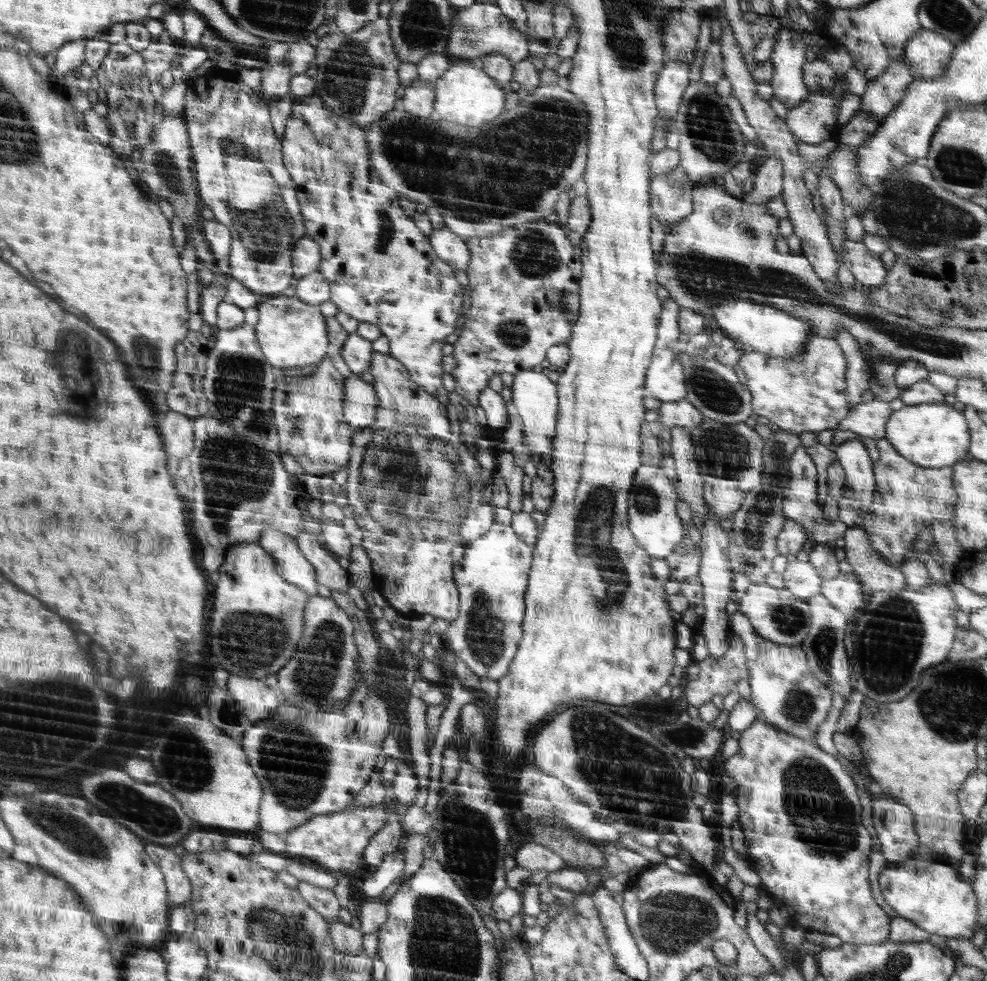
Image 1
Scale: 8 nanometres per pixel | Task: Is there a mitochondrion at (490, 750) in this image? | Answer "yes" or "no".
no

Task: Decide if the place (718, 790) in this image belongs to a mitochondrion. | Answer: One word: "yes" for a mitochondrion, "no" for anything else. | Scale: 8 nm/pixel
no

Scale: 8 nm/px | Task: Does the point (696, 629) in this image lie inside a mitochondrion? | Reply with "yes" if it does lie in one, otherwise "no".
no

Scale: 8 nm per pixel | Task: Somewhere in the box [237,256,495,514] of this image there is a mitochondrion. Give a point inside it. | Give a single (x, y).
(297, 424)

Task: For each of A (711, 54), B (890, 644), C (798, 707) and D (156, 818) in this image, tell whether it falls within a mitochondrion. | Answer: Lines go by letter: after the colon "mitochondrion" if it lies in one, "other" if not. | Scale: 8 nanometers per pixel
A: other
B: mitochondrion
C: mitochondrion
D: mitochondrion

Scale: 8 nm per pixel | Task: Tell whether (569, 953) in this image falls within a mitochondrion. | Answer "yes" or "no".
no

